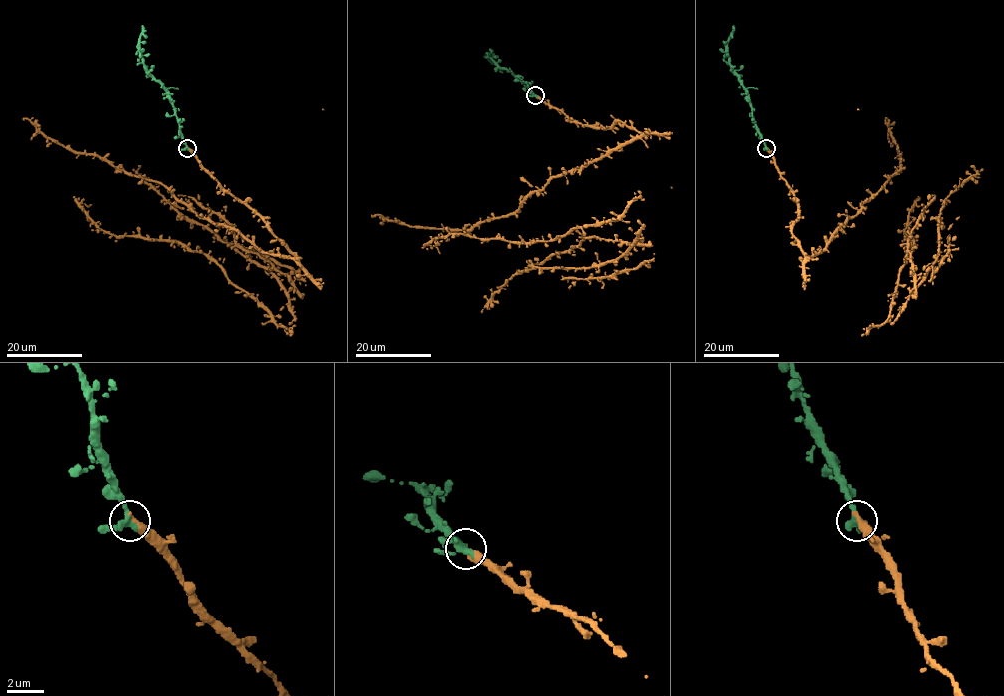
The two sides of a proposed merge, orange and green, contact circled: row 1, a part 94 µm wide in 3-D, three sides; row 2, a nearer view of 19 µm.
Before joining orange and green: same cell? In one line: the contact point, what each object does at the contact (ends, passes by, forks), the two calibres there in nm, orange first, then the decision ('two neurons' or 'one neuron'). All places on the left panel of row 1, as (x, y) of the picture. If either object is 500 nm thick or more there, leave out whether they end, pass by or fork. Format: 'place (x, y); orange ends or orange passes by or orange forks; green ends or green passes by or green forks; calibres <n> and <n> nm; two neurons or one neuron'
place (187, 148); orange ends; green passes by; calibres 400 and 380 nm; one neuron

